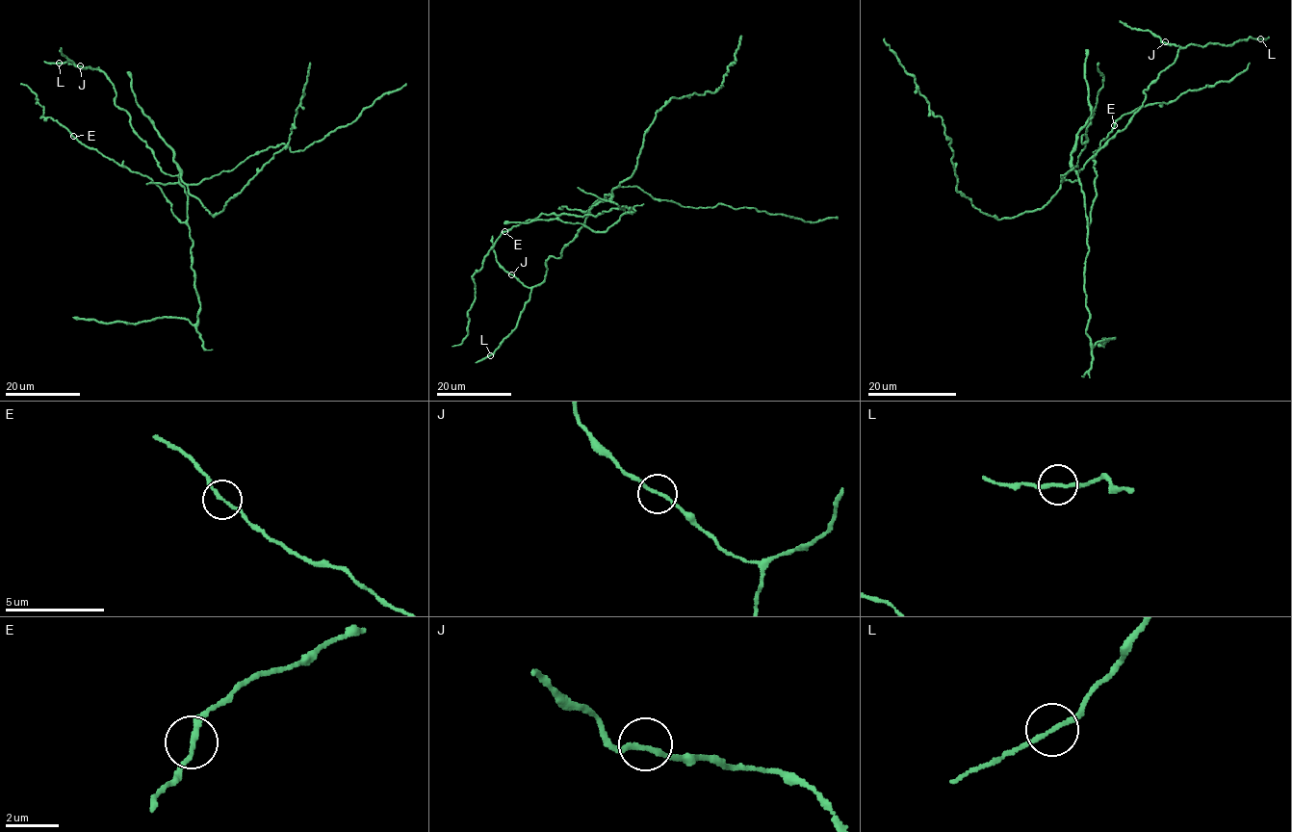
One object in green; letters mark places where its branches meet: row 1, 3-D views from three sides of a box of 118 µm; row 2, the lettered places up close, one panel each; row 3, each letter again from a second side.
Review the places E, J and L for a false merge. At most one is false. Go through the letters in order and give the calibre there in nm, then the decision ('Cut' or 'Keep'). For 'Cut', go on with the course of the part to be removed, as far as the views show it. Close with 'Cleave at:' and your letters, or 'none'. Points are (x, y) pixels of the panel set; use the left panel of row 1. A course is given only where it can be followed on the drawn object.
E: Thickness 170 nm. Keep
J: Thickness 170 nm. Keep
L: Thickness 170 nm. Keep
Cleave at: none

